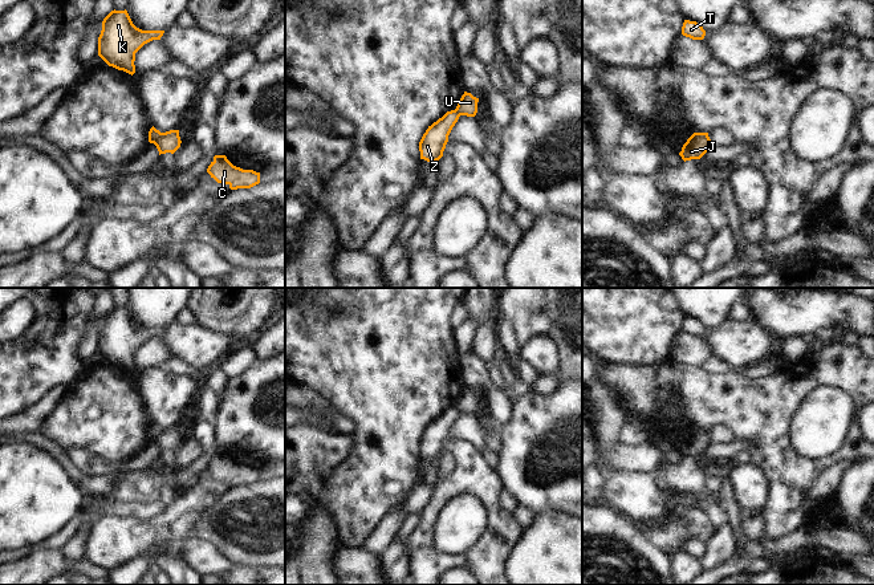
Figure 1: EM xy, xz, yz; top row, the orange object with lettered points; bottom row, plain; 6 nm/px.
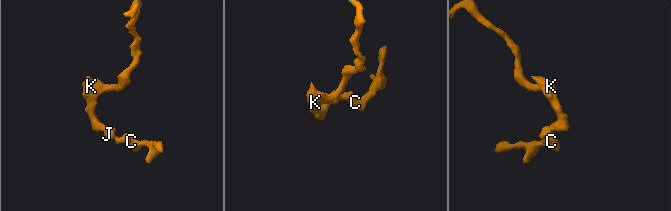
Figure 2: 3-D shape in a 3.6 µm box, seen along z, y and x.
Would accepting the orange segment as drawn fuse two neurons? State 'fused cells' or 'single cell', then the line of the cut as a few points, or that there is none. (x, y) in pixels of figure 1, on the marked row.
fused cells | xy (162, 133), (153, 142)

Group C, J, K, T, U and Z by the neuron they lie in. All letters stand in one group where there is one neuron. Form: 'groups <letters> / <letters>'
groups C J U / K T Z

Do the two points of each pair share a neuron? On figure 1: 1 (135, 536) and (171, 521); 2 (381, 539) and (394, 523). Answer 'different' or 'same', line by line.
1: same
2: same

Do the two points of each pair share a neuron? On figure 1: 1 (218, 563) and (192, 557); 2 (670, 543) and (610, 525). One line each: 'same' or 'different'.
1: same
2: different

